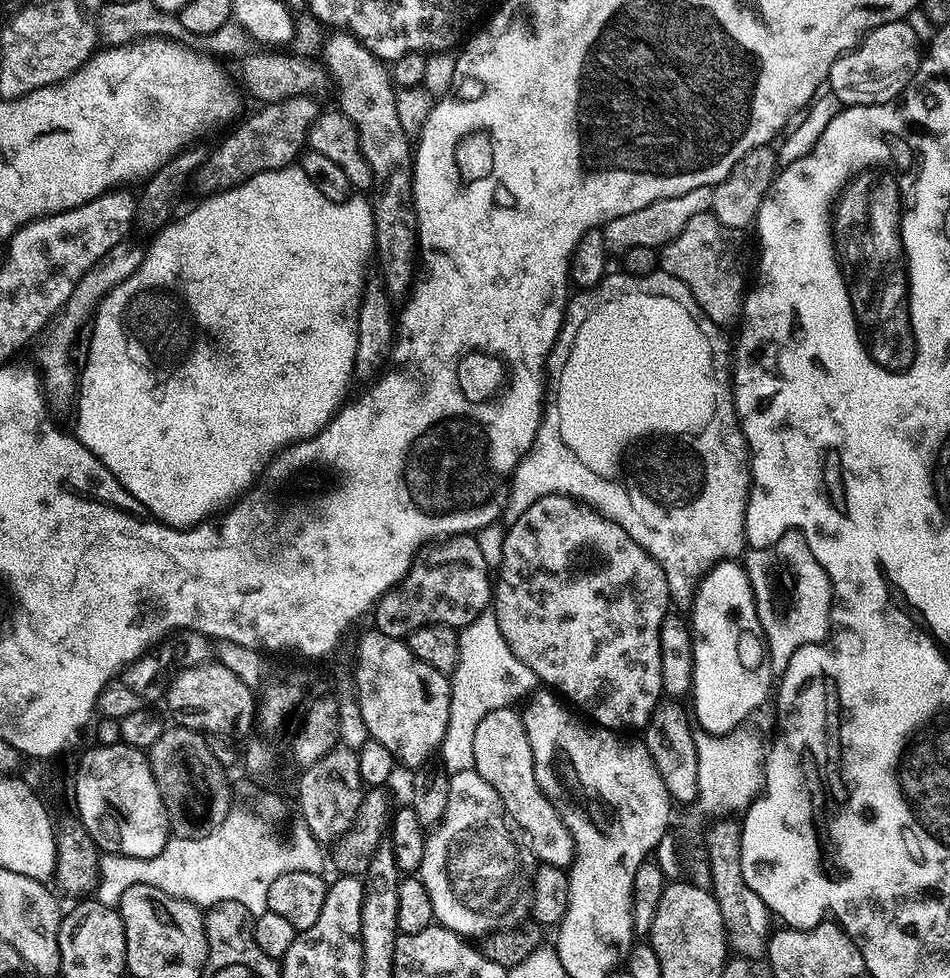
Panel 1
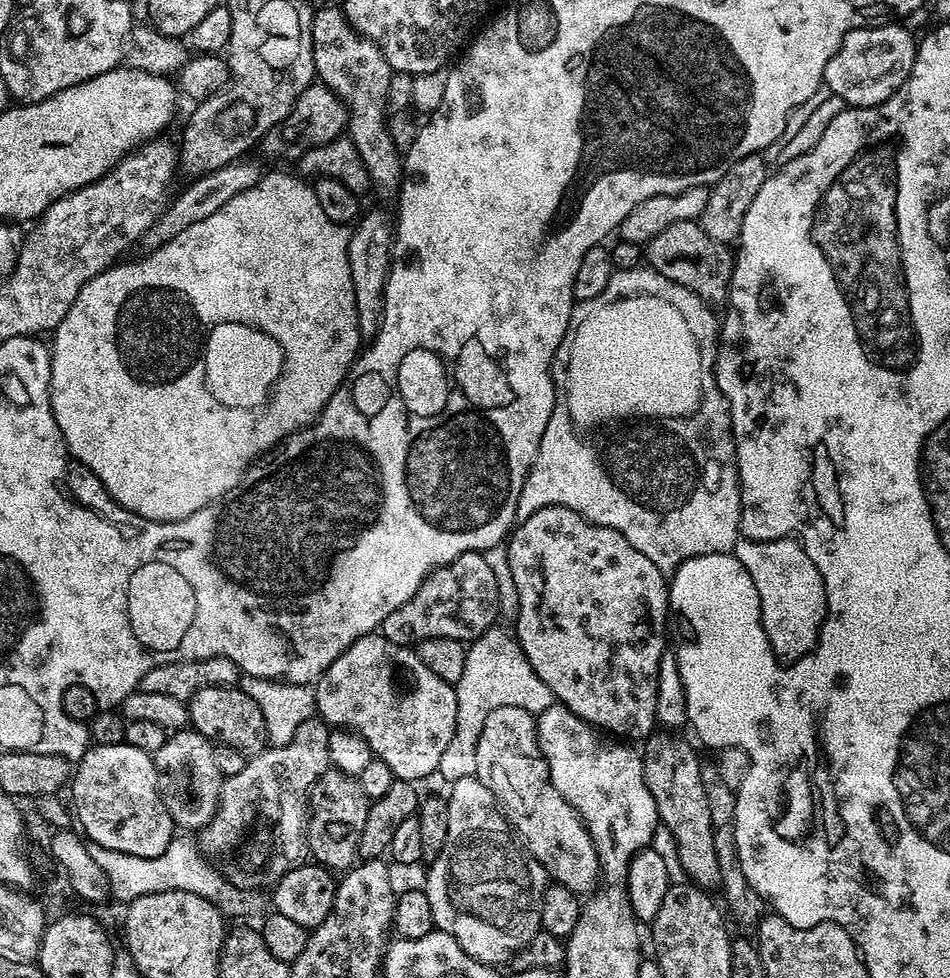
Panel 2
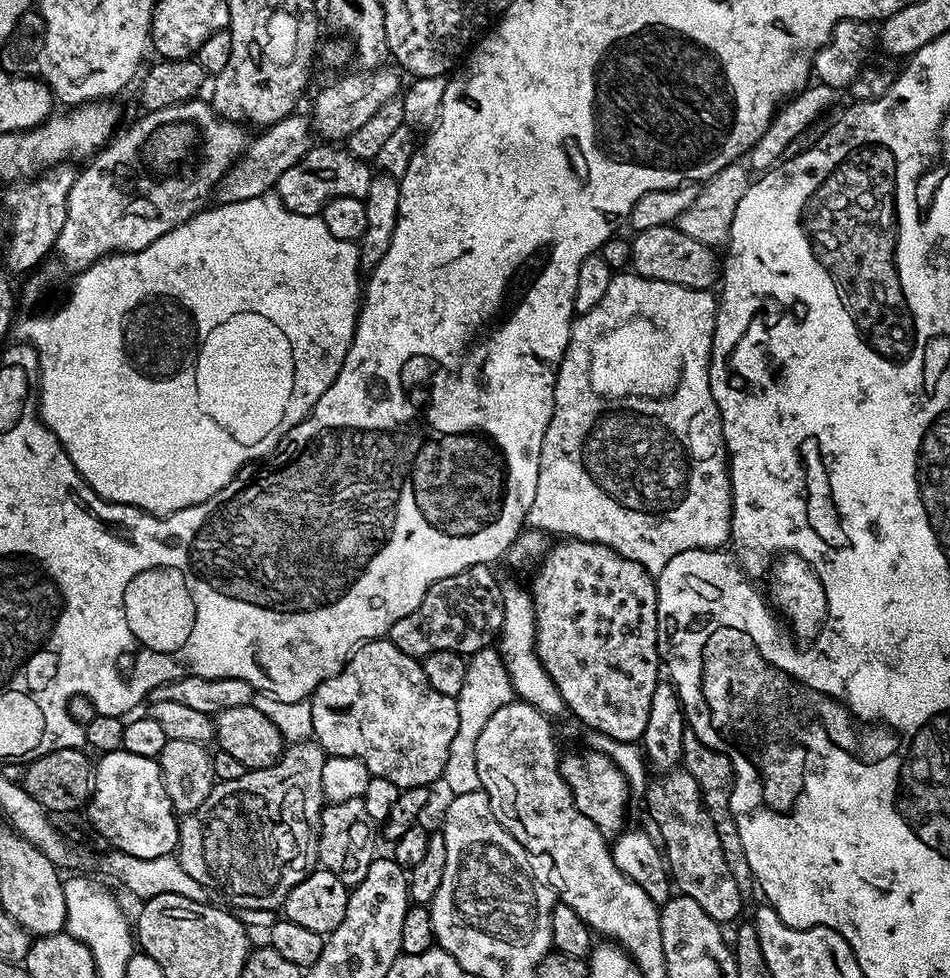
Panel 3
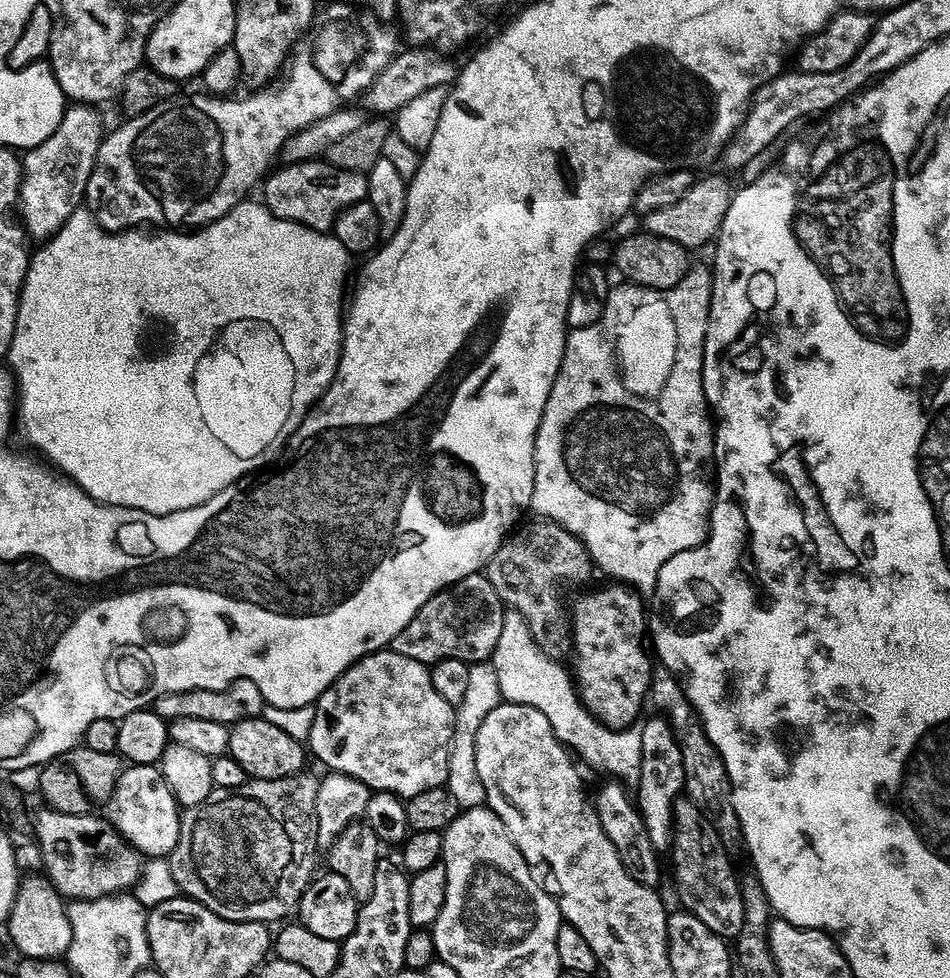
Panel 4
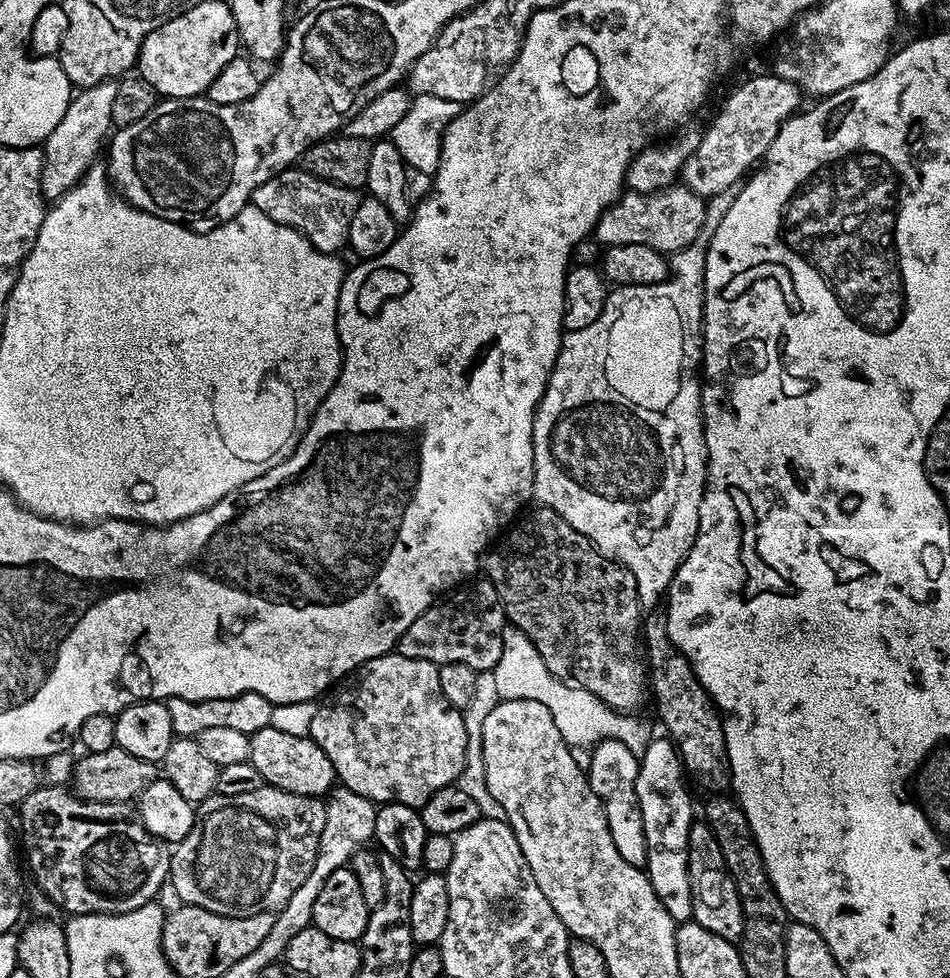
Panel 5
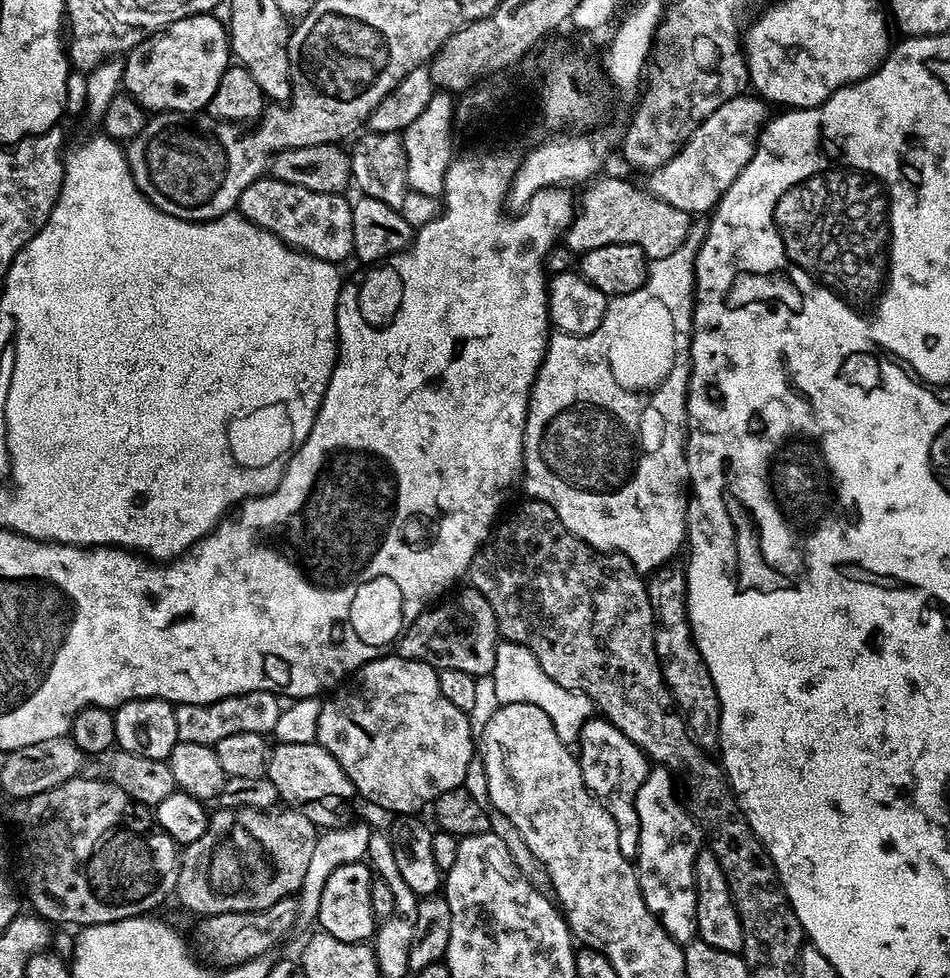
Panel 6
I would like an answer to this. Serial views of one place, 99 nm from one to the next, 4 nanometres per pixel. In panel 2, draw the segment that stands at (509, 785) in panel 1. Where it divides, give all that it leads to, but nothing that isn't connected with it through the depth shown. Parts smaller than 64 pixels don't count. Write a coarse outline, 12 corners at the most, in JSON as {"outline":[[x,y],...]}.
{"outline":[[502,706],[475,777],[555,883],[601,875],[580,815],[554,790],[536,716]]}

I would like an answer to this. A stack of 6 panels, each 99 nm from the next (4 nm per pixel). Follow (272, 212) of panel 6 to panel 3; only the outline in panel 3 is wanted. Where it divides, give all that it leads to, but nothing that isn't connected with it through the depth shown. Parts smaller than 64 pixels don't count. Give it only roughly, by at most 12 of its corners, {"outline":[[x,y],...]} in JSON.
{"outline":[[314,146],[274,189],[298,214],[339,196],[364,197],[369,161]]}

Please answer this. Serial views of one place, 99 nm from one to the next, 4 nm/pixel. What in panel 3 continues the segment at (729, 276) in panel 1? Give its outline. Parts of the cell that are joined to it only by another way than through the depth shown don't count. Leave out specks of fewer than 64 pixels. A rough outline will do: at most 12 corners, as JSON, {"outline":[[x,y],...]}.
{"outline":[[672,224],[631,237],[638,276],[711,289],[722,264]]}

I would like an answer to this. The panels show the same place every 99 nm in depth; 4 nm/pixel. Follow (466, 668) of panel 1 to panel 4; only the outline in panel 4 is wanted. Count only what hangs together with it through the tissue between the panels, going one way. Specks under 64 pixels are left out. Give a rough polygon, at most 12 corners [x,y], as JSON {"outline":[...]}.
{"outline":[[491,662],[469,664],[448,748],[449,794],[461,809],[485,803],[474,767],[482,718],[502,702]]}

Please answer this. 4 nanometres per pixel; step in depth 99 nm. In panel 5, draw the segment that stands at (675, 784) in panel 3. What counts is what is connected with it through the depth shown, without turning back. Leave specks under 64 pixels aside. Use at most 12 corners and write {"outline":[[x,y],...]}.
{"outline":[[690,826],[692,920],[739,941],[744,911],[722,846]]}

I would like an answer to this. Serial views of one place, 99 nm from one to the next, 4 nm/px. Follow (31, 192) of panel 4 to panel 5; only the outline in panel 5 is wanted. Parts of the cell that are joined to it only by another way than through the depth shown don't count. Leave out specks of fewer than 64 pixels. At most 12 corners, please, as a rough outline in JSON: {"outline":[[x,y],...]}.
{"outline":[[116,80],[73,95],[42,145],[42,194],[59,200],[109,139]]}

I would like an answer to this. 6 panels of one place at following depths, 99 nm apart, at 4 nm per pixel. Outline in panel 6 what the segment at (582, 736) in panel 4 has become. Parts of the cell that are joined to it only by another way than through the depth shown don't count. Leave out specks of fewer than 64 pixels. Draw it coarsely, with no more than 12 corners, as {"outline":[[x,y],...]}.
{"outline":[[501,639],[491,670],[498,702],[546,710],[572,746],[591,698],[558,686],[538,658]]}

